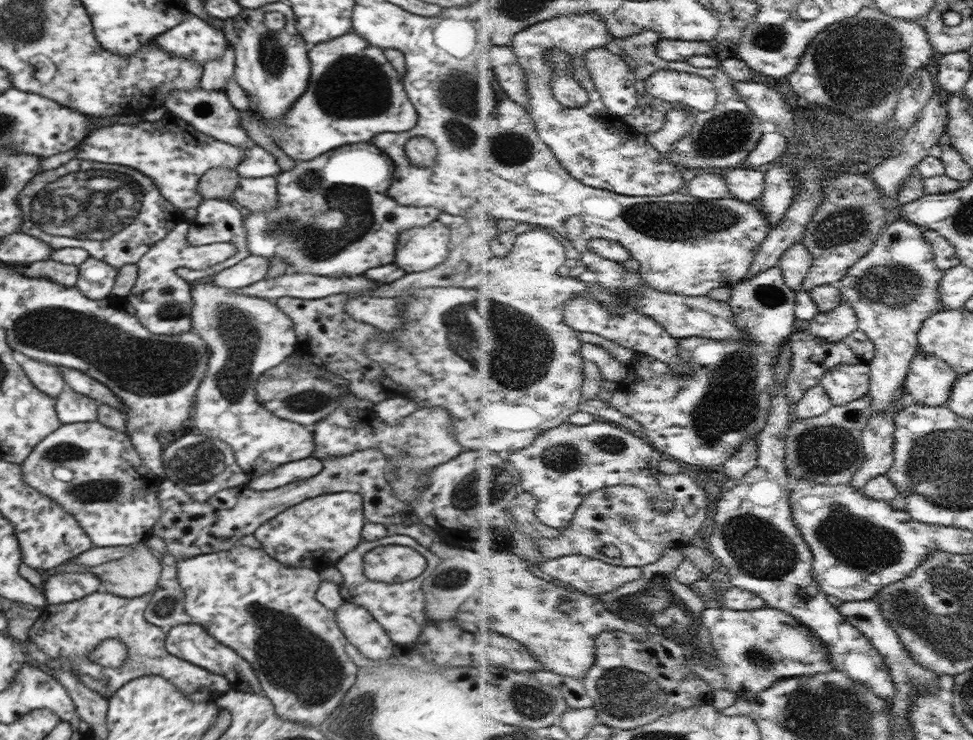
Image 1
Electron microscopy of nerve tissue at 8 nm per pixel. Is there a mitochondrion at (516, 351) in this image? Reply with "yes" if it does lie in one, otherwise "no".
yes

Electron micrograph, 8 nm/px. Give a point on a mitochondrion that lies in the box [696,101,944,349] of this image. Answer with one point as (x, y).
(893, 286)

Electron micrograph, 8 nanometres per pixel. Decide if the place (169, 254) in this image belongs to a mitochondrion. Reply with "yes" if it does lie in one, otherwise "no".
no

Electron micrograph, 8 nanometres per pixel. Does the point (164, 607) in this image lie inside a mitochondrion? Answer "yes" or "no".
yes

